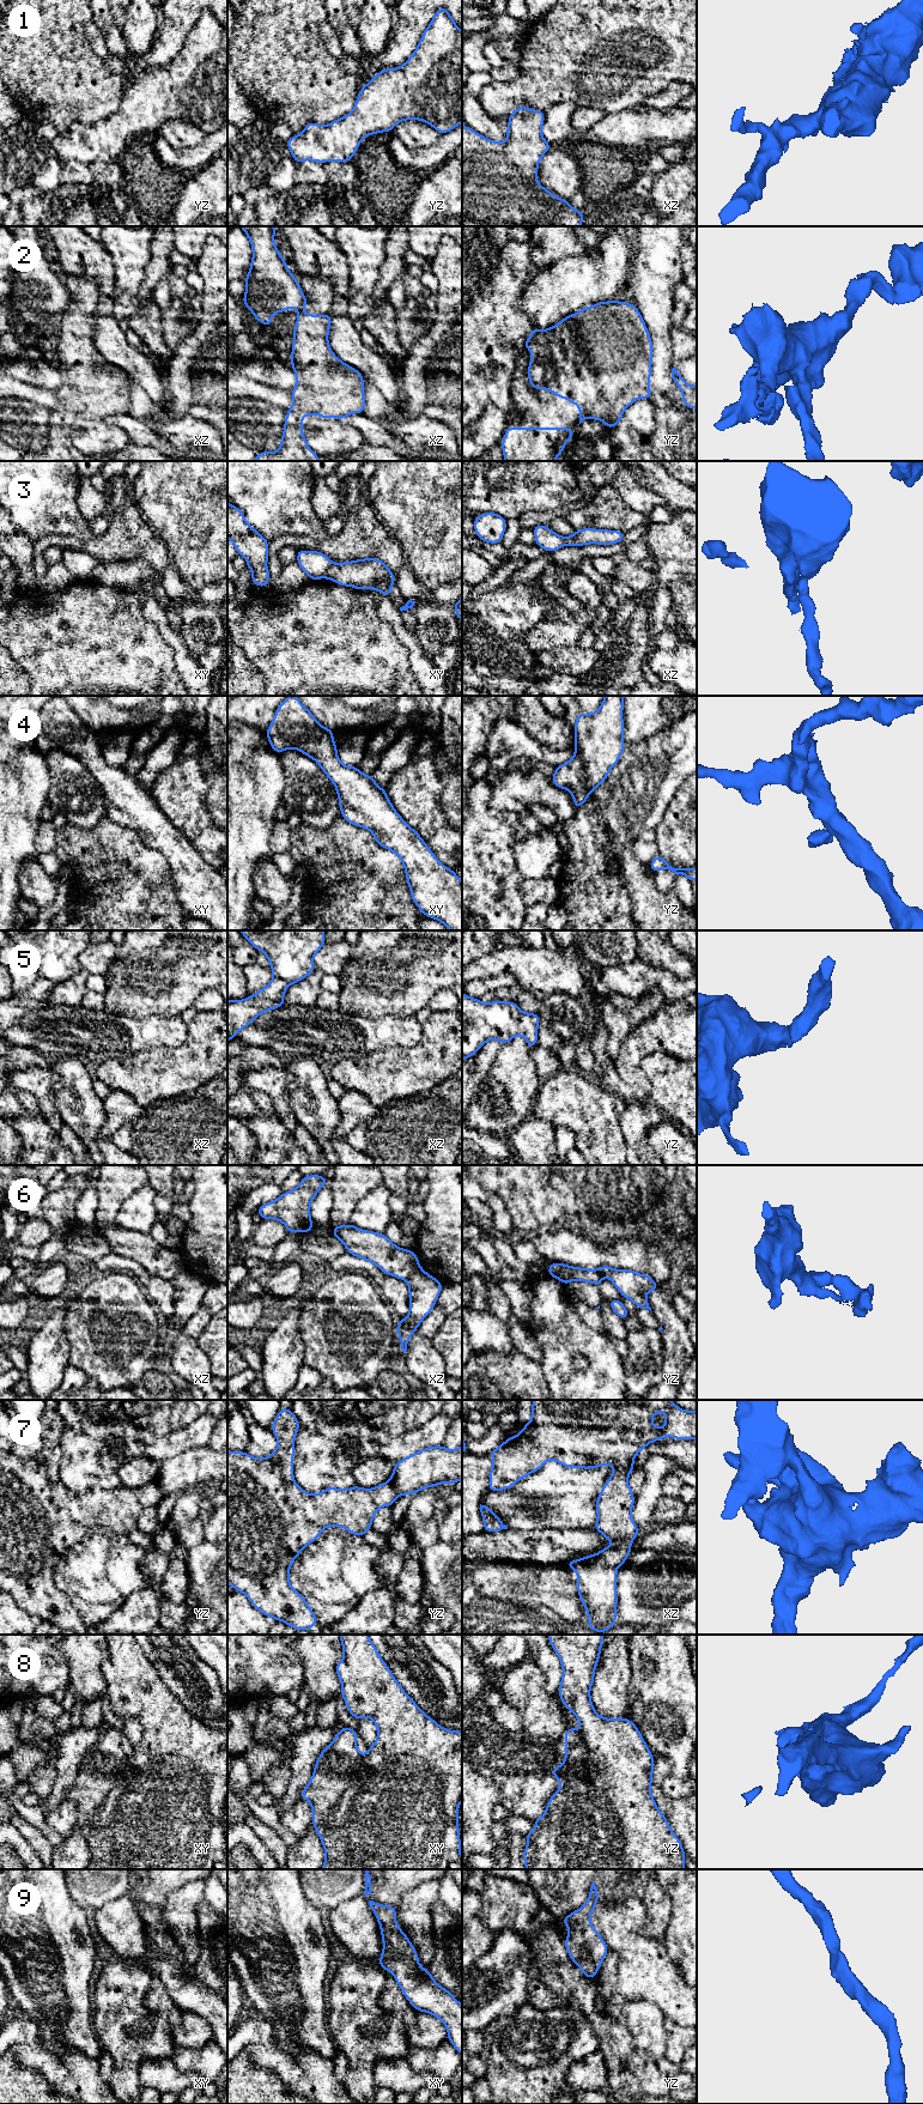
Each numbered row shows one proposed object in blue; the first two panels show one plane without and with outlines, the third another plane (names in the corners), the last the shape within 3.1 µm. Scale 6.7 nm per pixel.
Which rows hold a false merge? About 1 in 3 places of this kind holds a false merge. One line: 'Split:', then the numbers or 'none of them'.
Split: 3, 6, 8

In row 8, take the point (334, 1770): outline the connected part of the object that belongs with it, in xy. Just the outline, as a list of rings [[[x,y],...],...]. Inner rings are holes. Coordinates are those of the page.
[[[341,1727],[317,1758],[312,1777],[300,1794],[300,1799],[311,1805],[312,1821],[323,1819],[330,1807],[358,1783],[354,1772],[363,1756],[357,1750],[357,1736],[357,1730]]]

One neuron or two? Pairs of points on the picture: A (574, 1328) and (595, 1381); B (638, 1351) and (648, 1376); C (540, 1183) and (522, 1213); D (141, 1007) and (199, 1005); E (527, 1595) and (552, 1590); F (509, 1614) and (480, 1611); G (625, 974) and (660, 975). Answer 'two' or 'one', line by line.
A: one
B: one
C: one
D: two
E: one
F: one
G: one

